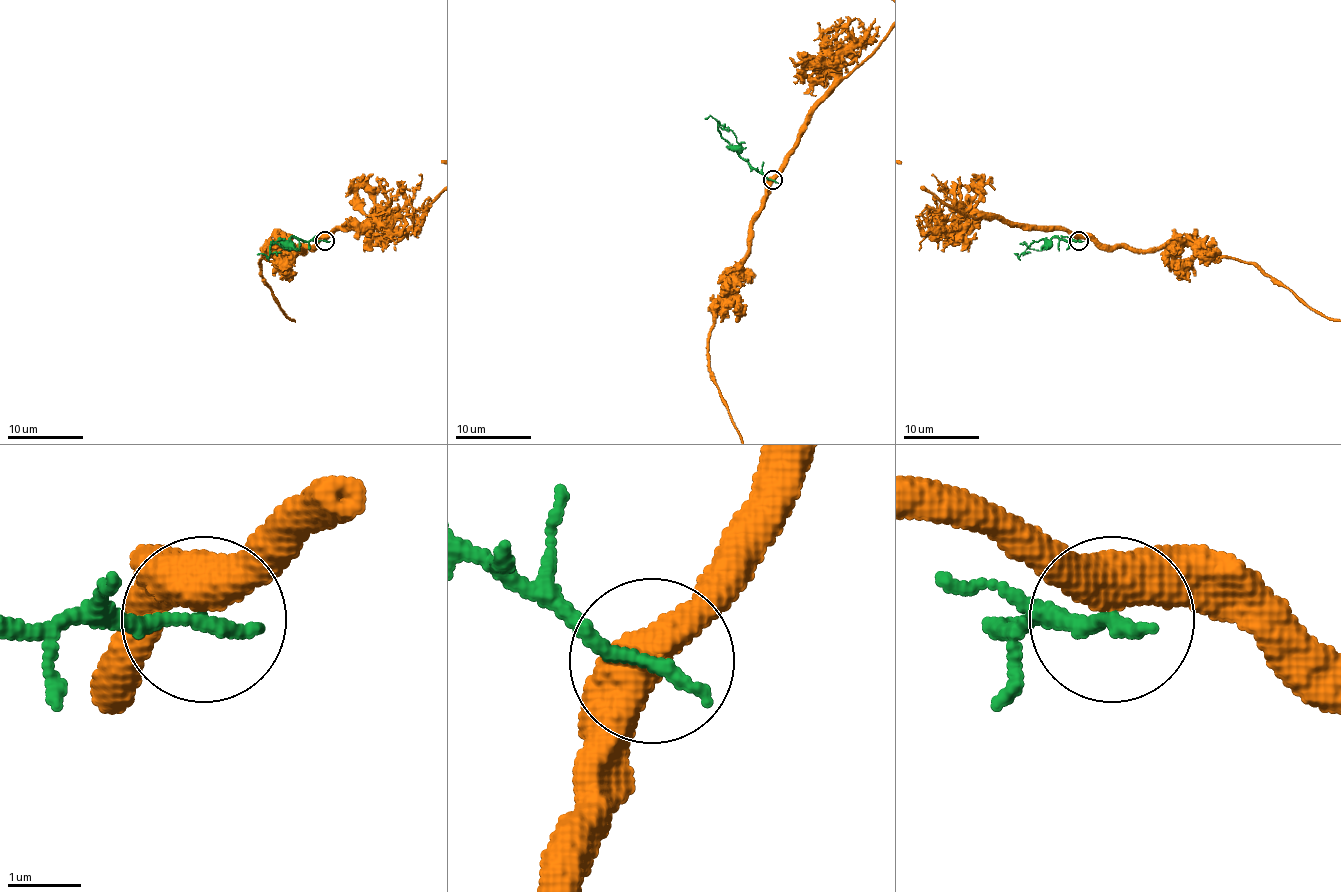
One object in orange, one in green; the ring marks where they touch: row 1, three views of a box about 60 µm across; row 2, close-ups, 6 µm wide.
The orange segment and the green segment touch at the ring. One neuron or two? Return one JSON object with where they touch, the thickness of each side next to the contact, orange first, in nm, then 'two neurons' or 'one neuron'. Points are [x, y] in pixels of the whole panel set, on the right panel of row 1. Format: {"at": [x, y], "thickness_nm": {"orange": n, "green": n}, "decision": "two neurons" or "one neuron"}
{"at": [1079, 240], "thickness_nm": {"orange": 600, "green": 240}, "decision": "two neurons"}

